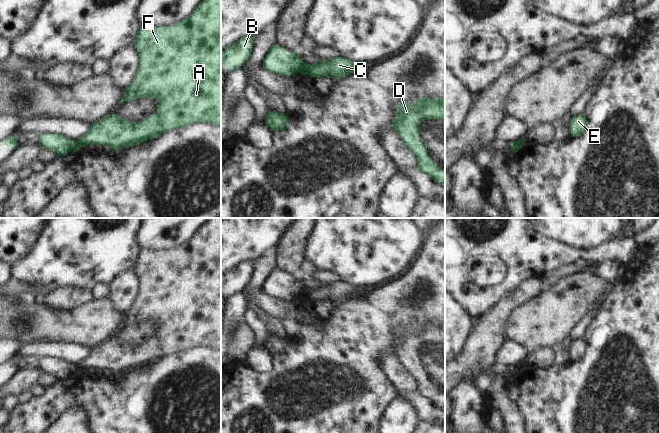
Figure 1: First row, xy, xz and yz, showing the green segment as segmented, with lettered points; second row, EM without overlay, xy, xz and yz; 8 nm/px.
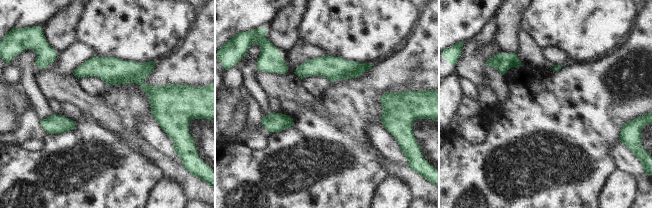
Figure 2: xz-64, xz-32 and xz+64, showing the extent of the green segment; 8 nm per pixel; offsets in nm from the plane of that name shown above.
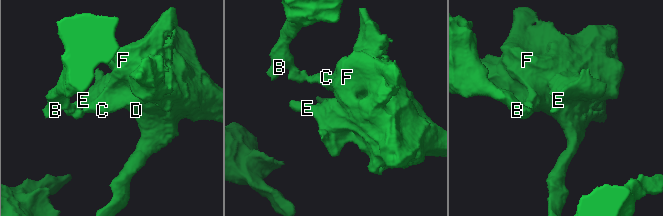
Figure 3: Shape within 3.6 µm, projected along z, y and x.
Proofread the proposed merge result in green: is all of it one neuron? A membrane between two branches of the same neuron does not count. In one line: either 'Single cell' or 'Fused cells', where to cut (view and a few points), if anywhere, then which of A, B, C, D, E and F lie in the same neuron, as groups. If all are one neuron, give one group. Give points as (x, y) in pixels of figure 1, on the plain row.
Fused cells. Split along xz (304, 287), (299, 295). Groups: A C D E F / B.

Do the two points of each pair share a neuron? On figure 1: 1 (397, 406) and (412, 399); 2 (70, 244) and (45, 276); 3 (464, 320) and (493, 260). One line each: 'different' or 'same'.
1: different
2: same
3: different

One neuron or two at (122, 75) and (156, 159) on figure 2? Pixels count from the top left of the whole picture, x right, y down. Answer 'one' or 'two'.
two

